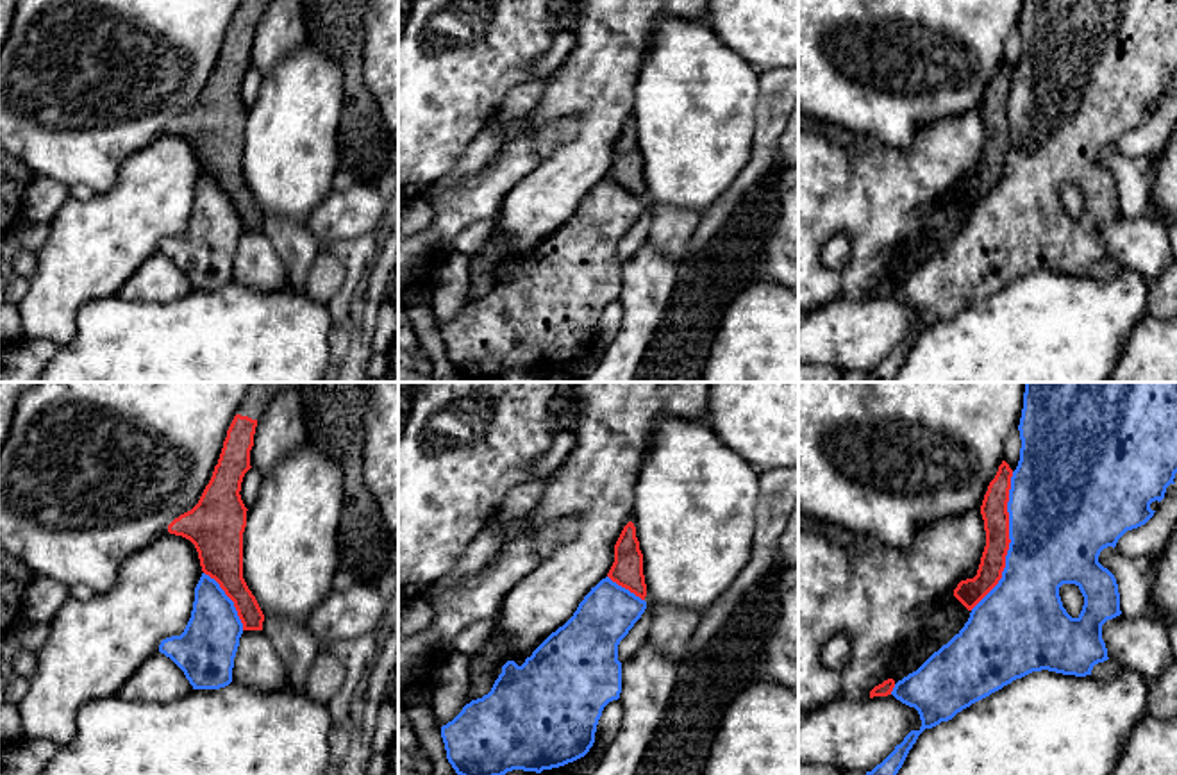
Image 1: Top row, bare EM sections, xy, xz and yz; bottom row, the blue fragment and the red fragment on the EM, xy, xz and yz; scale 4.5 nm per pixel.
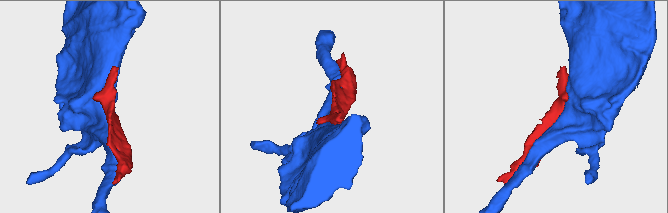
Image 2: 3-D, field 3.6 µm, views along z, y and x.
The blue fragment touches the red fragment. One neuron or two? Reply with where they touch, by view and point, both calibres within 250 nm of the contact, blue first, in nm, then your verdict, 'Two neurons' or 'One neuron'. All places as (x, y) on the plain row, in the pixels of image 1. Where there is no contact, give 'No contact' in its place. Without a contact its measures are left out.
Touches blue at yz (1011, 141). Thickness 460 nm (blue) against 120 nm. Two neurons

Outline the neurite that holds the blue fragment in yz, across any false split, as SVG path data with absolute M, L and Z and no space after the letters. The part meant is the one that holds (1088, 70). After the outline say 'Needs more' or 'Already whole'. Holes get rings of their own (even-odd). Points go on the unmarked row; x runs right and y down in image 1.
M1023 0L1020 18L1020 61L1009 89L1009 150L998 184L972 209L964 227L916 271L898 280L891 295L914 307L922 327L911 330L900 345L872 371L864 382L895 382L909 350L925 329L952 320L972 304L989 296L1032 271L1091 275L1095 264L1107 261L1102 225L1122 214L1114 175L1098 162L1107 146L1132 129L1145 125L1156 111L1152 102L1164 98L1177 73L1177 0ZM1075 184L1084 205L1077 218L1063 207L1059 188Z. Already whole

